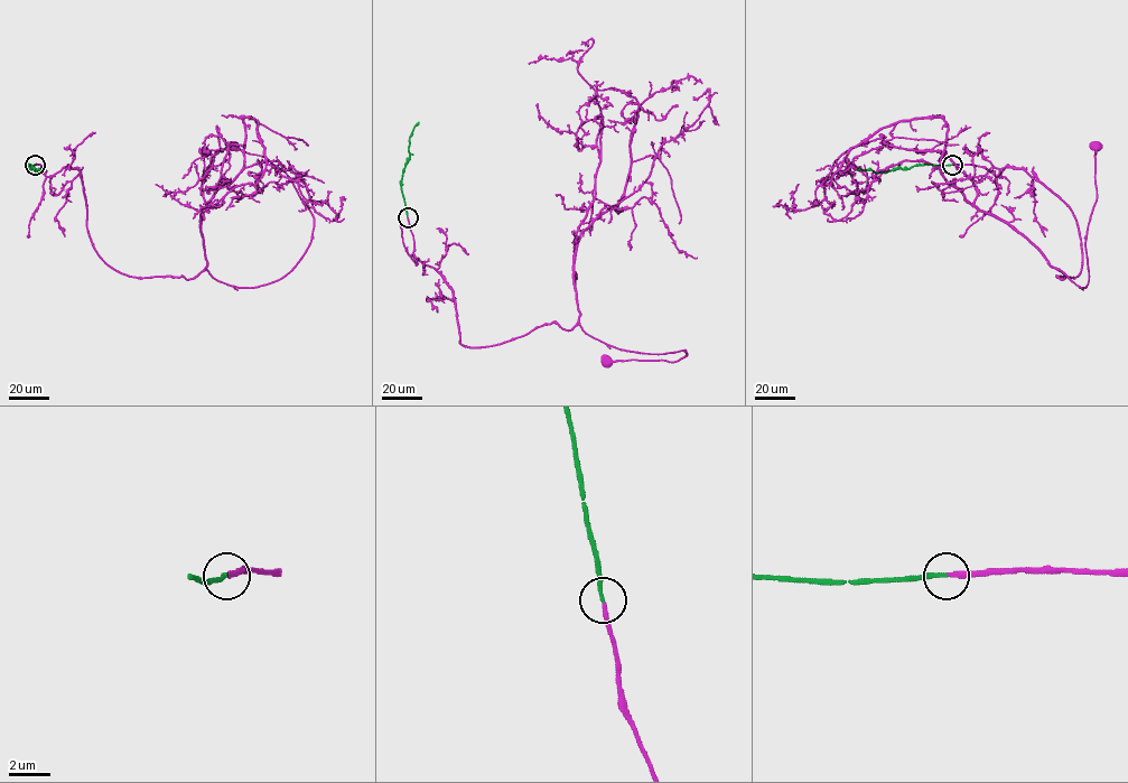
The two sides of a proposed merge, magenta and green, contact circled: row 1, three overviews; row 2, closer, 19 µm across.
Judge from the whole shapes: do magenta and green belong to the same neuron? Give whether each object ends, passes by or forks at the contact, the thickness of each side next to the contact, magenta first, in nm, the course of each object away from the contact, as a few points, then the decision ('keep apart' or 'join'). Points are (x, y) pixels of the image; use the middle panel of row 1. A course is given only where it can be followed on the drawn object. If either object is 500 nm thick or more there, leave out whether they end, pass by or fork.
magenta ends; green ends; calibres 240 and 200 nm; course magenta (408, 217), (413, 254), (451, 290), (462, 344), (579, 323), (622, 350), (687, 355), (605, 361); course green (408, 217), (401, 179), (409, 156), (409, 138), (419, 121); join

